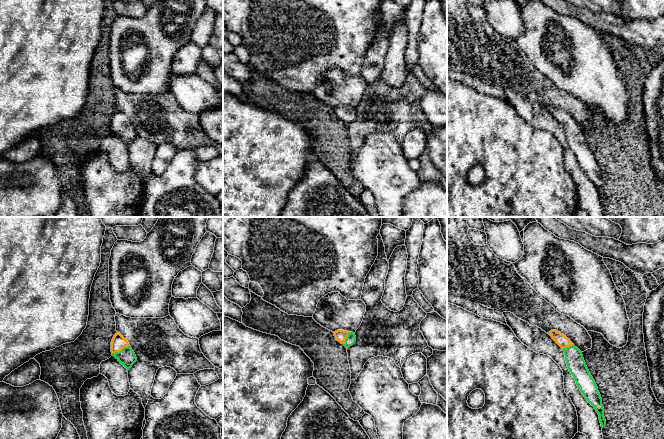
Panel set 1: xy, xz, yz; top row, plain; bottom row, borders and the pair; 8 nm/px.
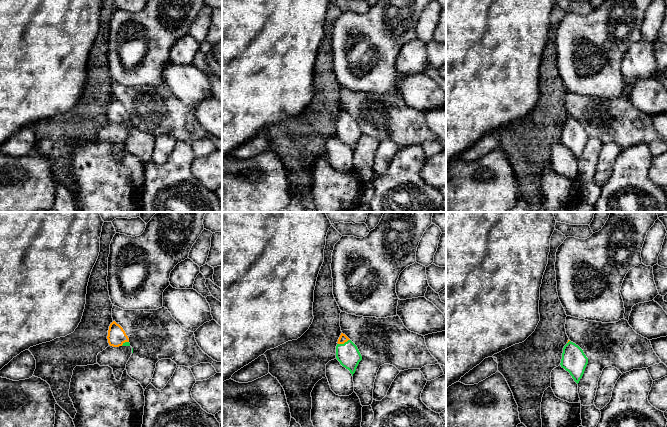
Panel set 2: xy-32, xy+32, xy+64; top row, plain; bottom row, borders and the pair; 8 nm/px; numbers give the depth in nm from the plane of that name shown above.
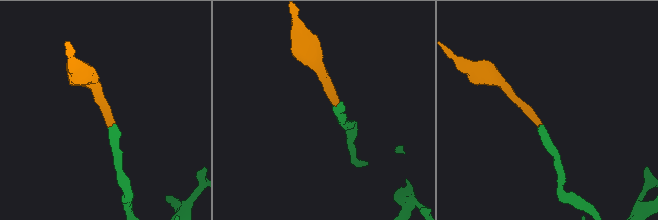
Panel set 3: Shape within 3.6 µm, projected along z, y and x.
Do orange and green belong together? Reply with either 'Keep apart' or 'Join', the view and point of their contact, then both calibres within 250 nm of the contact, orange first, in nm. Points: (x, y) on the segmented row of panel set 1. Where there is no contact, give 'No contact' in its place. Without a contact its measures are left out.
Join. Touches orange at xy (120, 350). Thickness 110 nm (orange) against 140 nm

